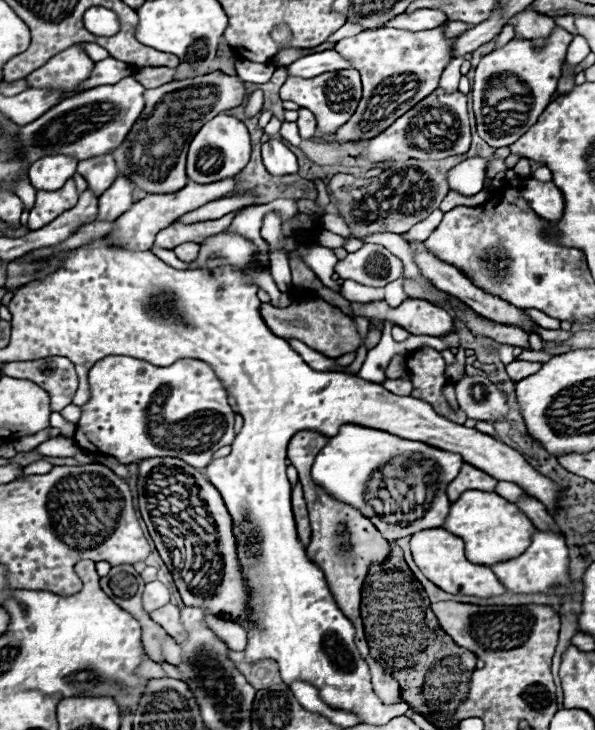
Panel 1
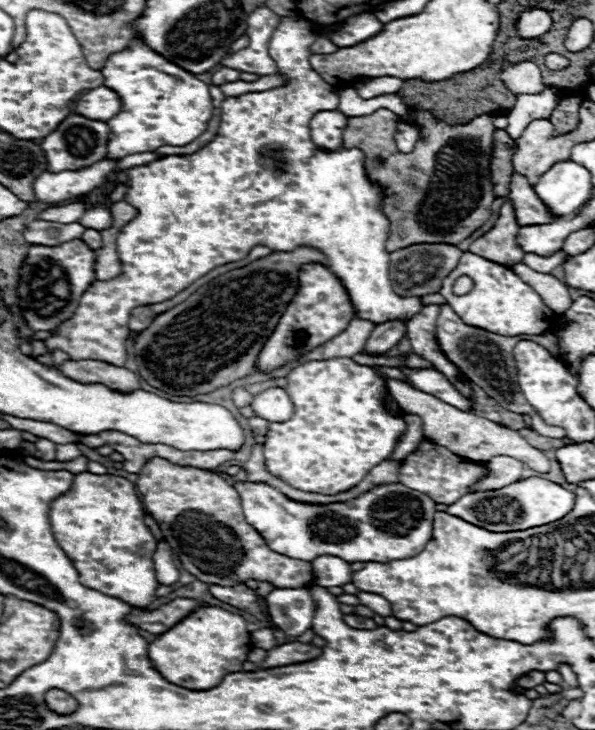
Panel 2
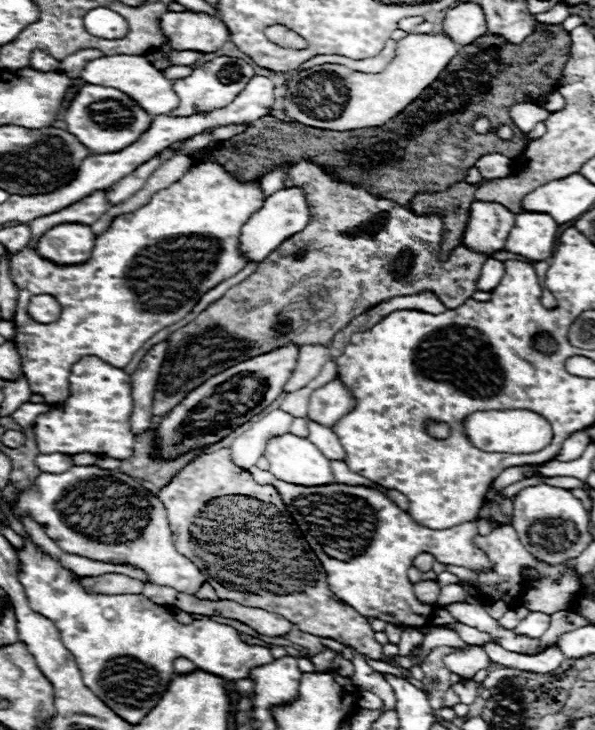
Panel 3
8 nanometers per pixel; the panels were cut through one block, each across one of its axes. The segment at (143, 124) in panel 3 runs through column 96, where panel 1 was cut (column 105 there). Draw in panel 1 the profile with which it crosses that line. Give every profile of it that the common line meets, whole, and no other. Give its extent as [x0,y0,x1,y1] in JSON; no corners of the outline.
[20,76,146,162]

